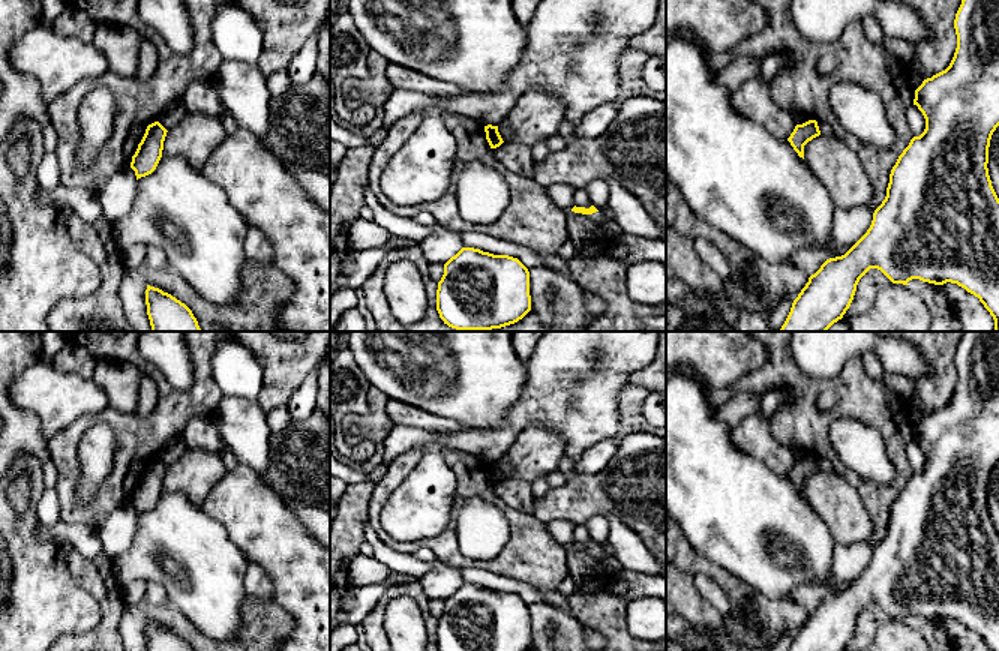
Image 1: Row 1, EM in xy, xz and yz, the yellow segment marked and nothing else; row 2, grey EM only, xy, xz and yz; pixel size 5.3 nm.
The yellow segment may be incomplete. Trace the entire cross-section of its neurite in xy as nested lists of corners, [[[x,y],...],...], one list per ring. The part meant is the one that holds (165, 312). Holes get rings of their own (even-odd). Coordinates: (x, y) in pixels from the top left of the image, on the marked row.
[[[147,285],[146,304],[152,332],[201,332],[192,310],[159,288]]]

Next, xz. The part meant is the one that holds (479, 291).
[[[462,248],[444,264],[436,310],[456,330],[492,330],[531,310],[530,272],[508,255]]]

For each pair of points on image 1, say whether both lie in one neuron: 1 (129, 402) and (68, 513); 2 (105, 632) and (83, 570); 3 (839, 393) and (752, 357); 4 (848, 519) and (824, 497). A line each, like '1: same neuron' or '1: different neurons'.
1: different neurons
2: same neuron
3: different neurons
4: same neuron

